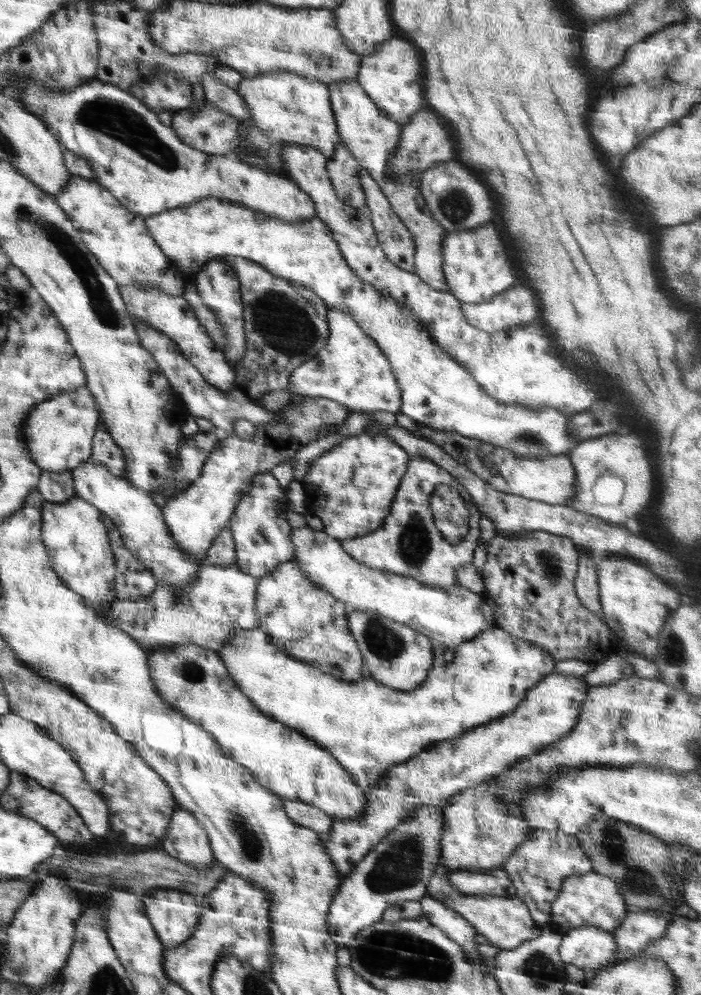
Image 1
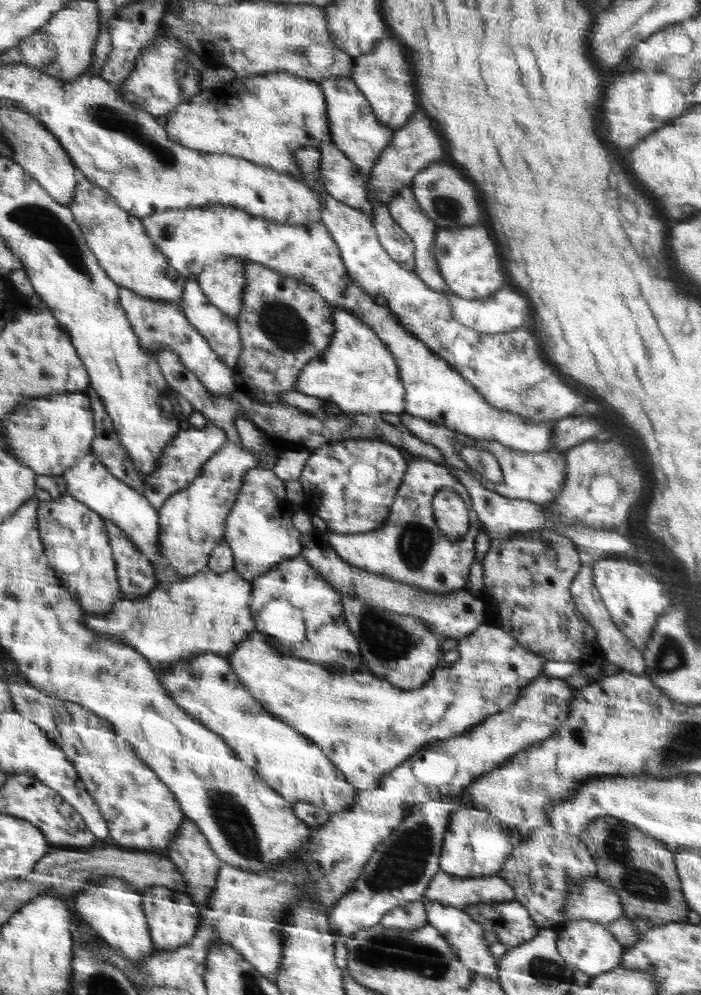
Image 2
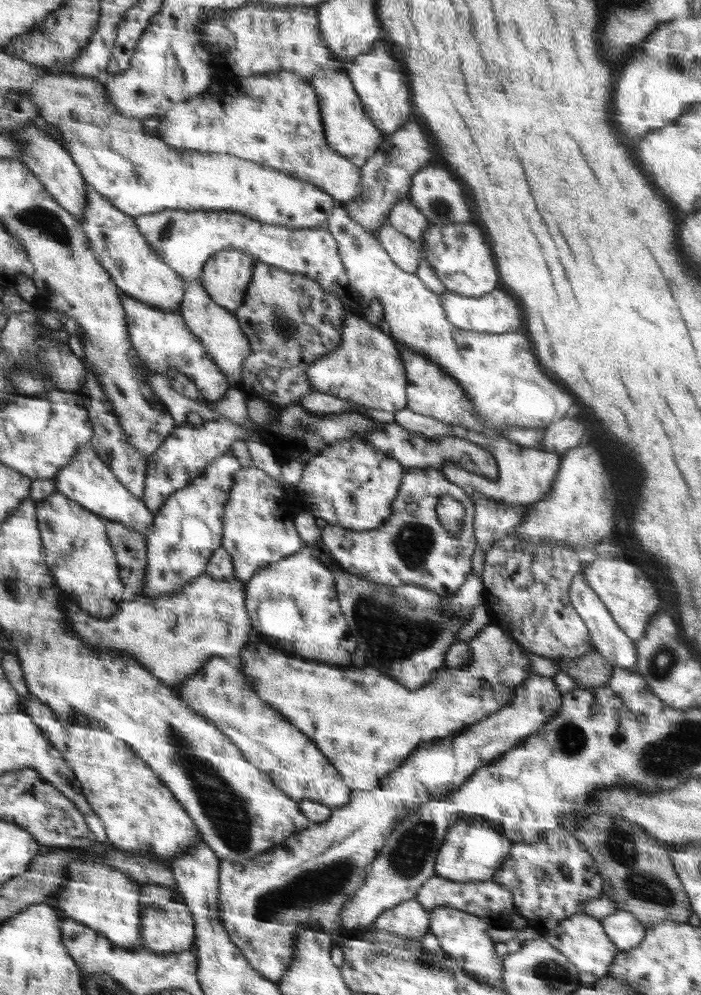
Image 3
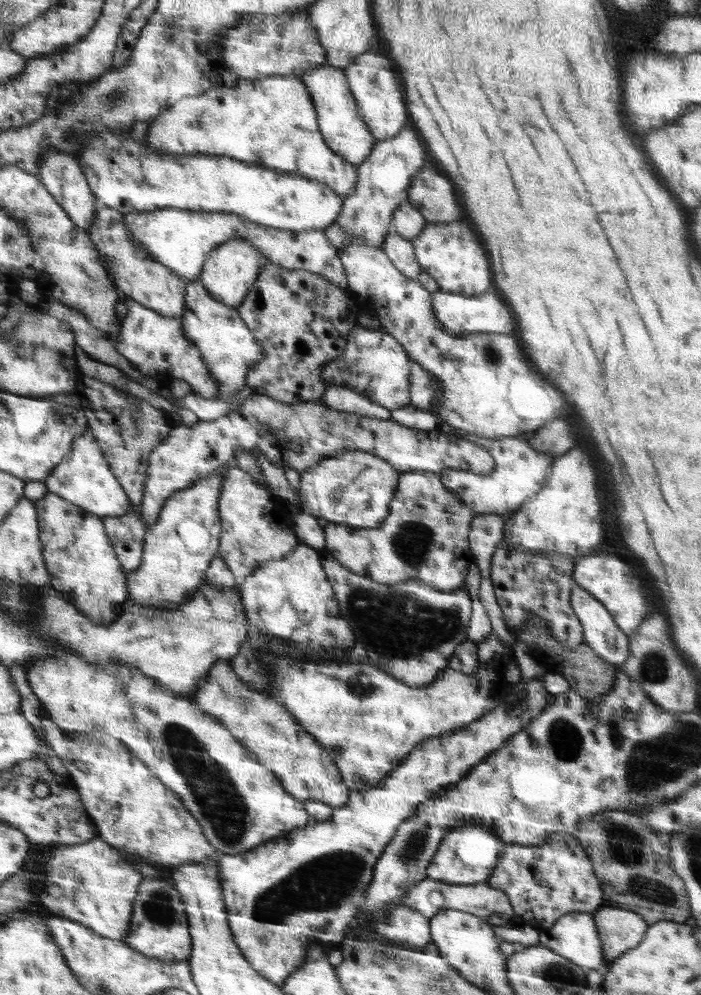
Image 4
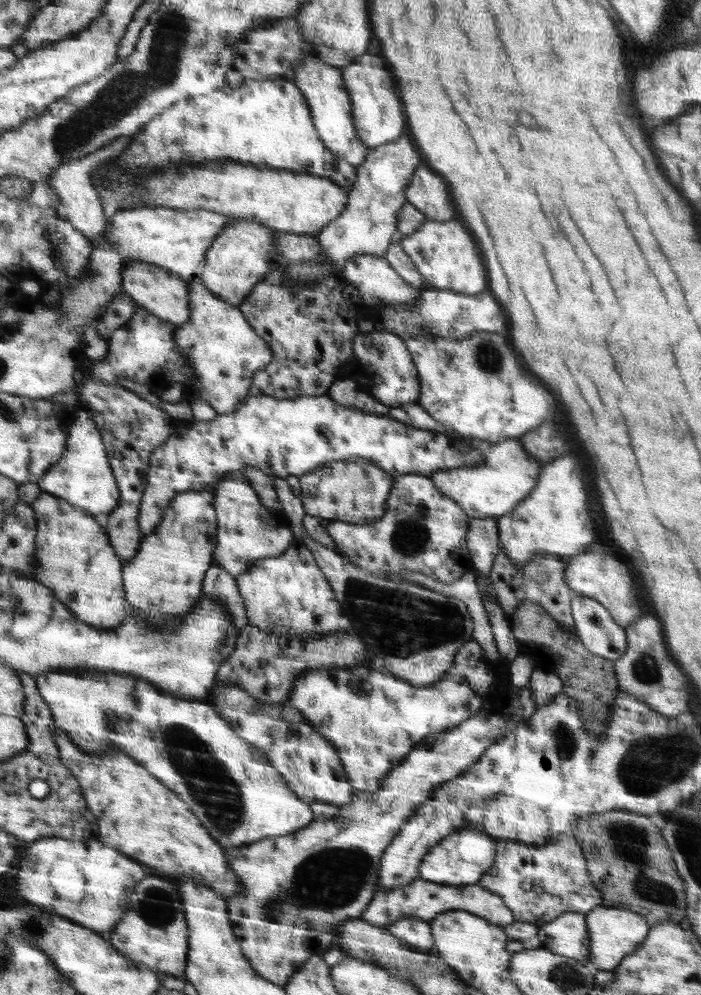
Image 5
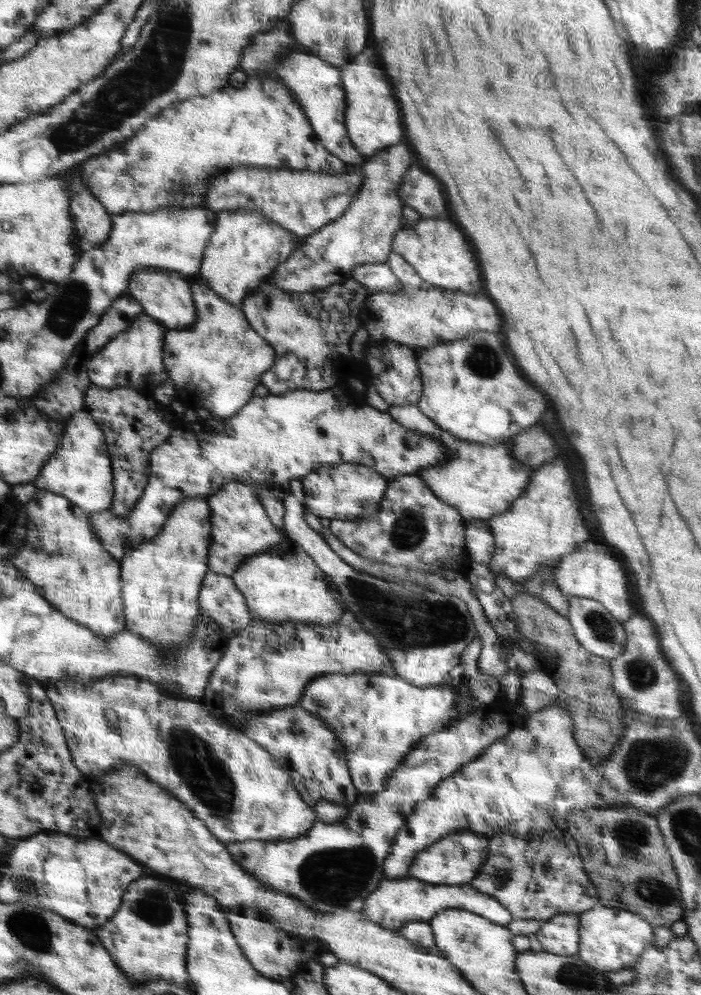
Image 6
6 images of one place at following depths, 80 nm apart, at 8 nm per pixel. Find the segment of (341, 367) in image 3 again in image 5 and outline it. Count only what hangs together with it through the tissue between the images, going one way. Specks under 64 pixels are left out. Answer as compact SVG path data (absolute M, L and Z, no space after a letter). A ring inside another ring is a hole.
M378 327L371 333L359 332L354 339L354 356L352 358L359 362L358 369L362 373L362 377L357 379L359 386L363 379L370 379L373 384L370 389L370 396L378 402L388 407L399 407L406 403L418 402L420 399L421 383L416 364L414 364L412 354L409 352L405 341L398 335L386 332Z

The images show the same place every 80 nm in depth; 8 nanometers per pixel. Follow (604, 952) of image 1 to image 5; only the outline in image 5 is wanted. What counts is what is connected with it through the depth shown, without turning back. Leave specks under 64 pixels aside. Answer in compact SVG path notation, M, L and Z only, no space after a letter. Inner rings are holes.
M562 913L552 922L538 929L540 948L566 958L589 962L589 936L585 913Z

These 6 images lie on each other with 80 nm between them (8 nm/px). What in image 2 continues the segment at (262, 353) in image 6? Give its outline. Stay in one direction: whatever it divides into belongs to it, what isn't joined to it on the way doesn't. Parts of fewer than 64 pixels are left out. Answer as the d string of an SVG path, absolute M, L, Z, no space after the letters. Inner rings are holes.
M187 279L181 300L193 327L209 341L221 360L234 369L244 350L240 328L235 320L231 320L220 309L210 304L204 289L196 279Z

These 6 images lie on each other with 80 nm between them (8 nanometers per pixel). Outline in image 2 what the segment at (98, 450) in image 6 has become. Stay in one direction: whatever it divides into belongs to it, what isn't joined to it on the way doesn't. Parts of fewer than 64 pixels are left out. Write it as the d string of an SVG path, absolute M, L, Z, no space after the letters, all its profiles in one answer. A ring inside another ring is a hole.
M92 453L78 459L73 467L64 471L63 476L70 496L84 501L94 512L100 513L108 522L121 528L137 549L144 553L150 564L160 569L165 567L165 564L160 563L164 558L164 551L160 545L160 512L149 503L148 497L125 481L118 480L118 477L115 477Z

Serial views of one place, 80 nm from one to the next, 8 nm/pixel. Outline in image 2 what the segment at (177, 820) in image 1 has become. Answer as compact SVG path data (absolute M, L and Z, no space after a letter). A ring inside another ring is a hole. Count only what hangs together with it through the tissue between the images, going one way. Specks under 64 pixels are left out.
M186 817L181 824L181 830L178 831L176 839L170 843L168 856L177 868L184 873L185 880L188 881L186 893L194 900L194 903L200 907L200 912L205 909L210 893L216 887L217 876L220 874L220 868L224 862L213 851L213 847L209 844L209 839L201 831L199 825Z

